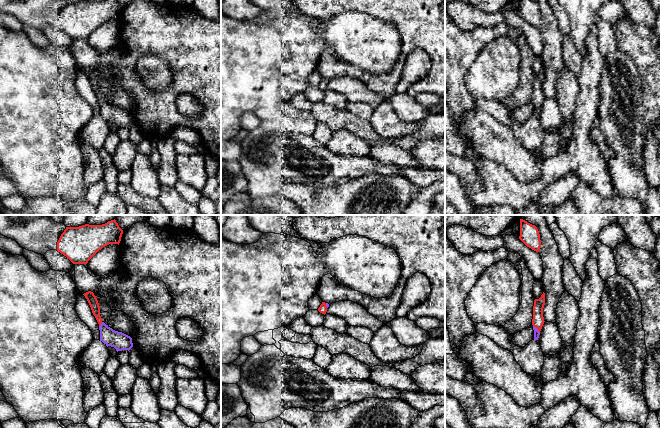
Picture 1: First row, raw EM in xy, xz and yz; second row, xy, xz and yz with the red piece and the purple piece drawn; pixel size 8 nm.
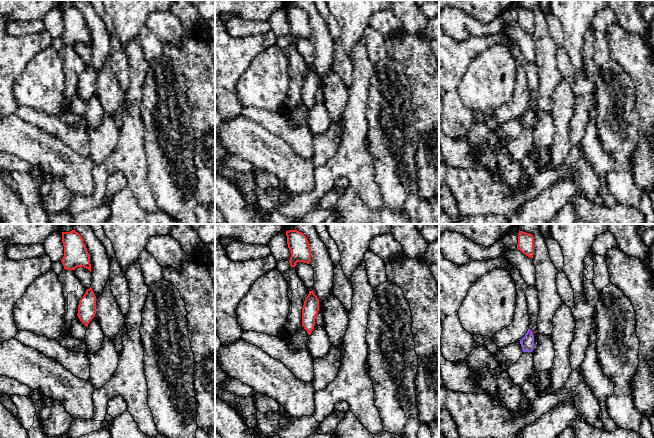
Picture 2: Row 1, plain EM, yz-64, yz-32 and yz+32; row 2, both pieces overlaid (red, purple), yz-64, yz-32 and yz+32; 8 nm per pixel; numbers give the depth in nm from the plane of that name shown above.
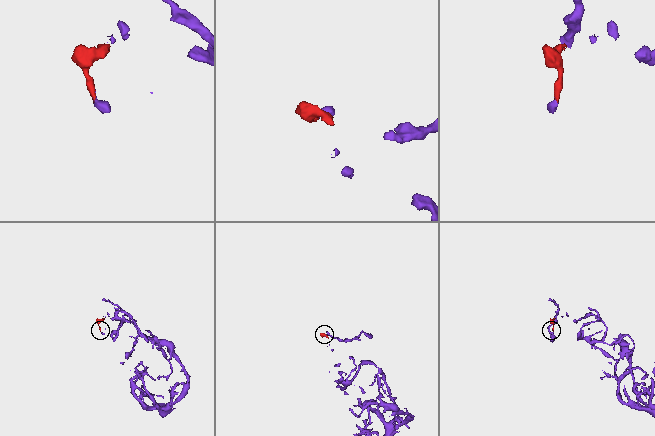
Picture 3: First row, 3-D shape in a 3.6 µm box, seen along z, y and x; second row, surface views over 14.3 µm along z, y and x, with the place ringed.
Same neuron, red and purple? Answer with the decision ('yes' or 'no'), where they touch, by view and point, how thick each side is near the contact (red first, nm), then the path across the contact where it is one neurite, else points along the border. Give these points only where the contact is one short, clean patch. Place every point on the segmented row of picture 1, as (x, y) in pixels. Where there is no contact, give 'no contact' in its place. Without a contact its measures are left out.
yes; contact yz (537, 328); calibres 100 and 50 nm; way yz (538, 320), (537, 328), (536, 333)

